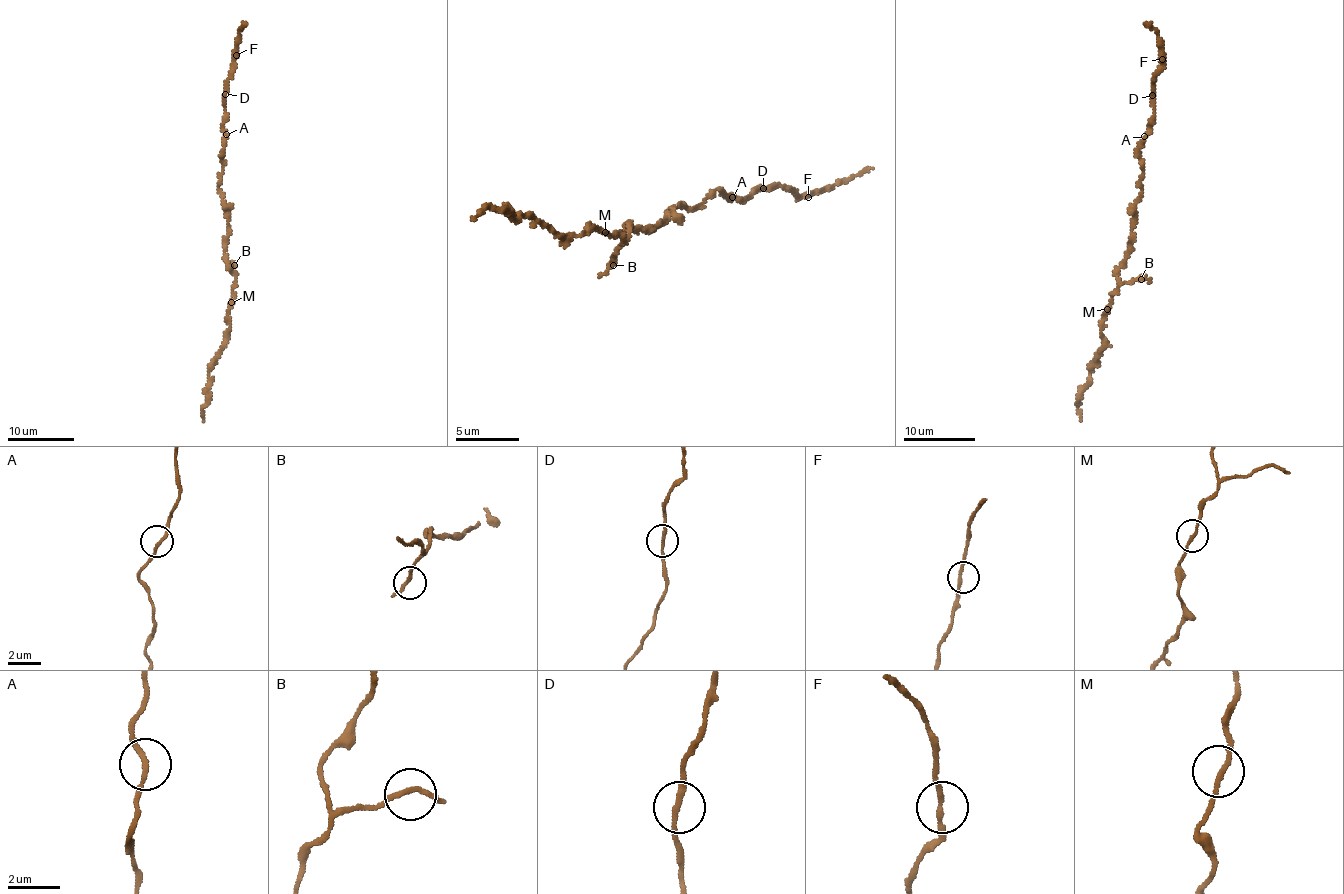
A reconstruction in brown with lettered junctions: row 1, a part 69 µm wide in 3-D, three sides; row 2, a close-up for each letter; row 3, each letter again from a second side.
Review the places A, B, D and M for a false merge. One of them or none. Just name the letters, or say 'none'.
none

